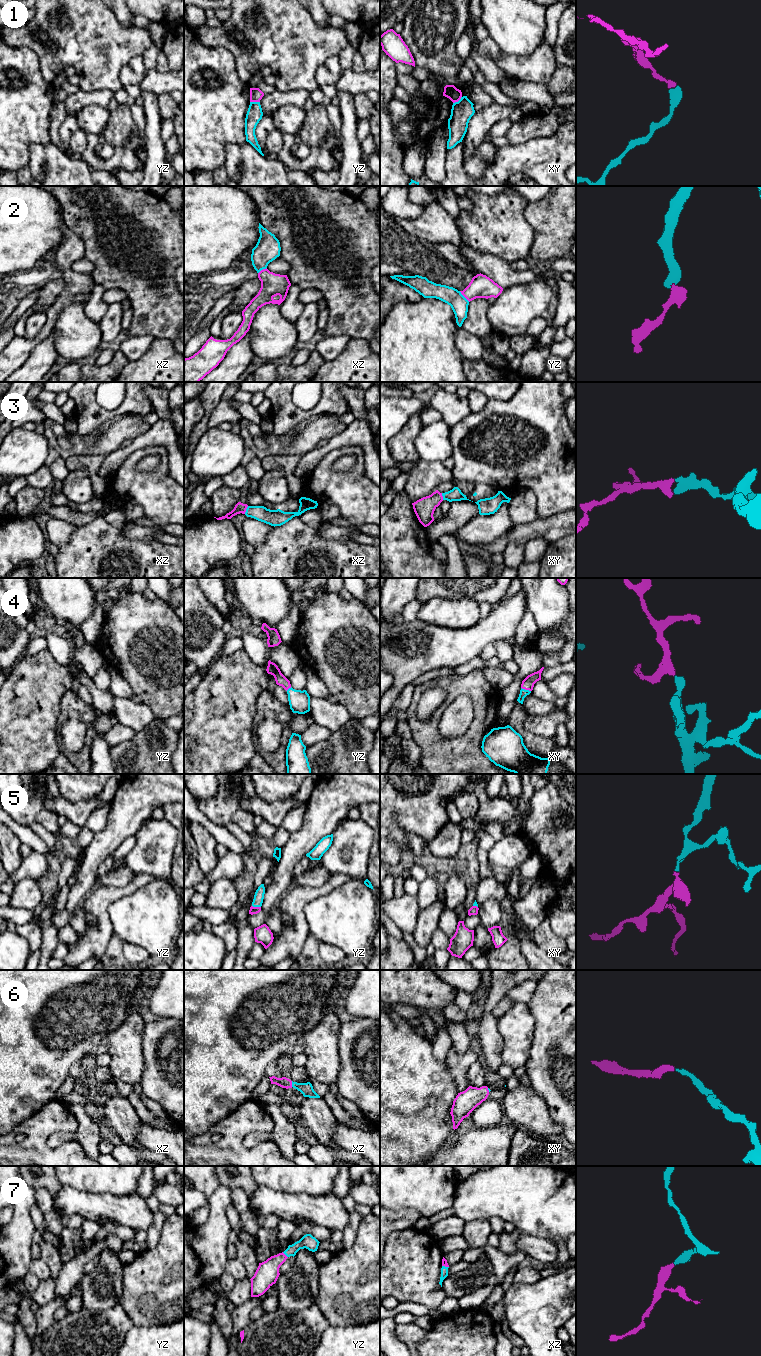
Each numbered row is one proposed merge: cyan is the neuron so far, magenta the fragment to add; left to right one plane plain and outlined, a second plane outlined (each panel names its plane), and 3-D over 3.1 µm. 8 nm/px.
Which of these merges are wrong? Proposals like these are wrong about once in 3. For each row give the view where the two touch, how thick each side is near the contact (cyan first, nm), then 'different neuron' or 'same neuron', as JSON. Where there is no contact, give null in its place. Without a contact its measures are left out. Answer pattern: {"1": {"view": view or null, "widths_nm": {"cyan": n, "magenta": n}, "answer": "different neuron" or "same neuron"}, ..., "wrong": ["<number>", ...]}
{"1": {"view": "yz", "widths_nm": {"cyan": 130, "magenta": 100}, "answer": "different neuron"}, "2": {"view": "yz", "widths_nm": {"cyan": 140, "magenta": 190}, "answer": "same neuron"}, "3": {"view": "xz", "widths_nm": {"cyan": 130, "magenta": 80}, "answer": "same neuron"}, "4": {"view": "xy", "widths_nm": {"cyan": 60, "magenta": 100}, "answer": "same neuron"}, "5": {"view": "yz", "widths_nm": {"cyan": 80, "magenta": 60}, "answer": "same neuron"}, "6": {"view": "xz", "widths_nm": {"cyan": 100, "magenta": 90}, "answer": "same neuron"}, "7": {"view": "yz", "widths_nm": {"cyan": 120, "magenta": 190}, "answer": "same neuron"}, "wrong": ["1"]}

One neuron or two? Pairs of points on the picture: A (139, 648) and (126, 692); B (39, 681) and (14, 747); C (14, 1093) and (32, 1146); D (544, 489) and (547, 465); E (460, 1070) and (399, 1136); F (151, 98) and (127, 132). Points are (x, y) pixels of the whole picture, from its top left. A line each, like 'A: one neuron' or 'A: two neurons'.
A: two neurons
B: one neuron
C: two neurons
D: one neuron
E: two neurons
F: two neurons

